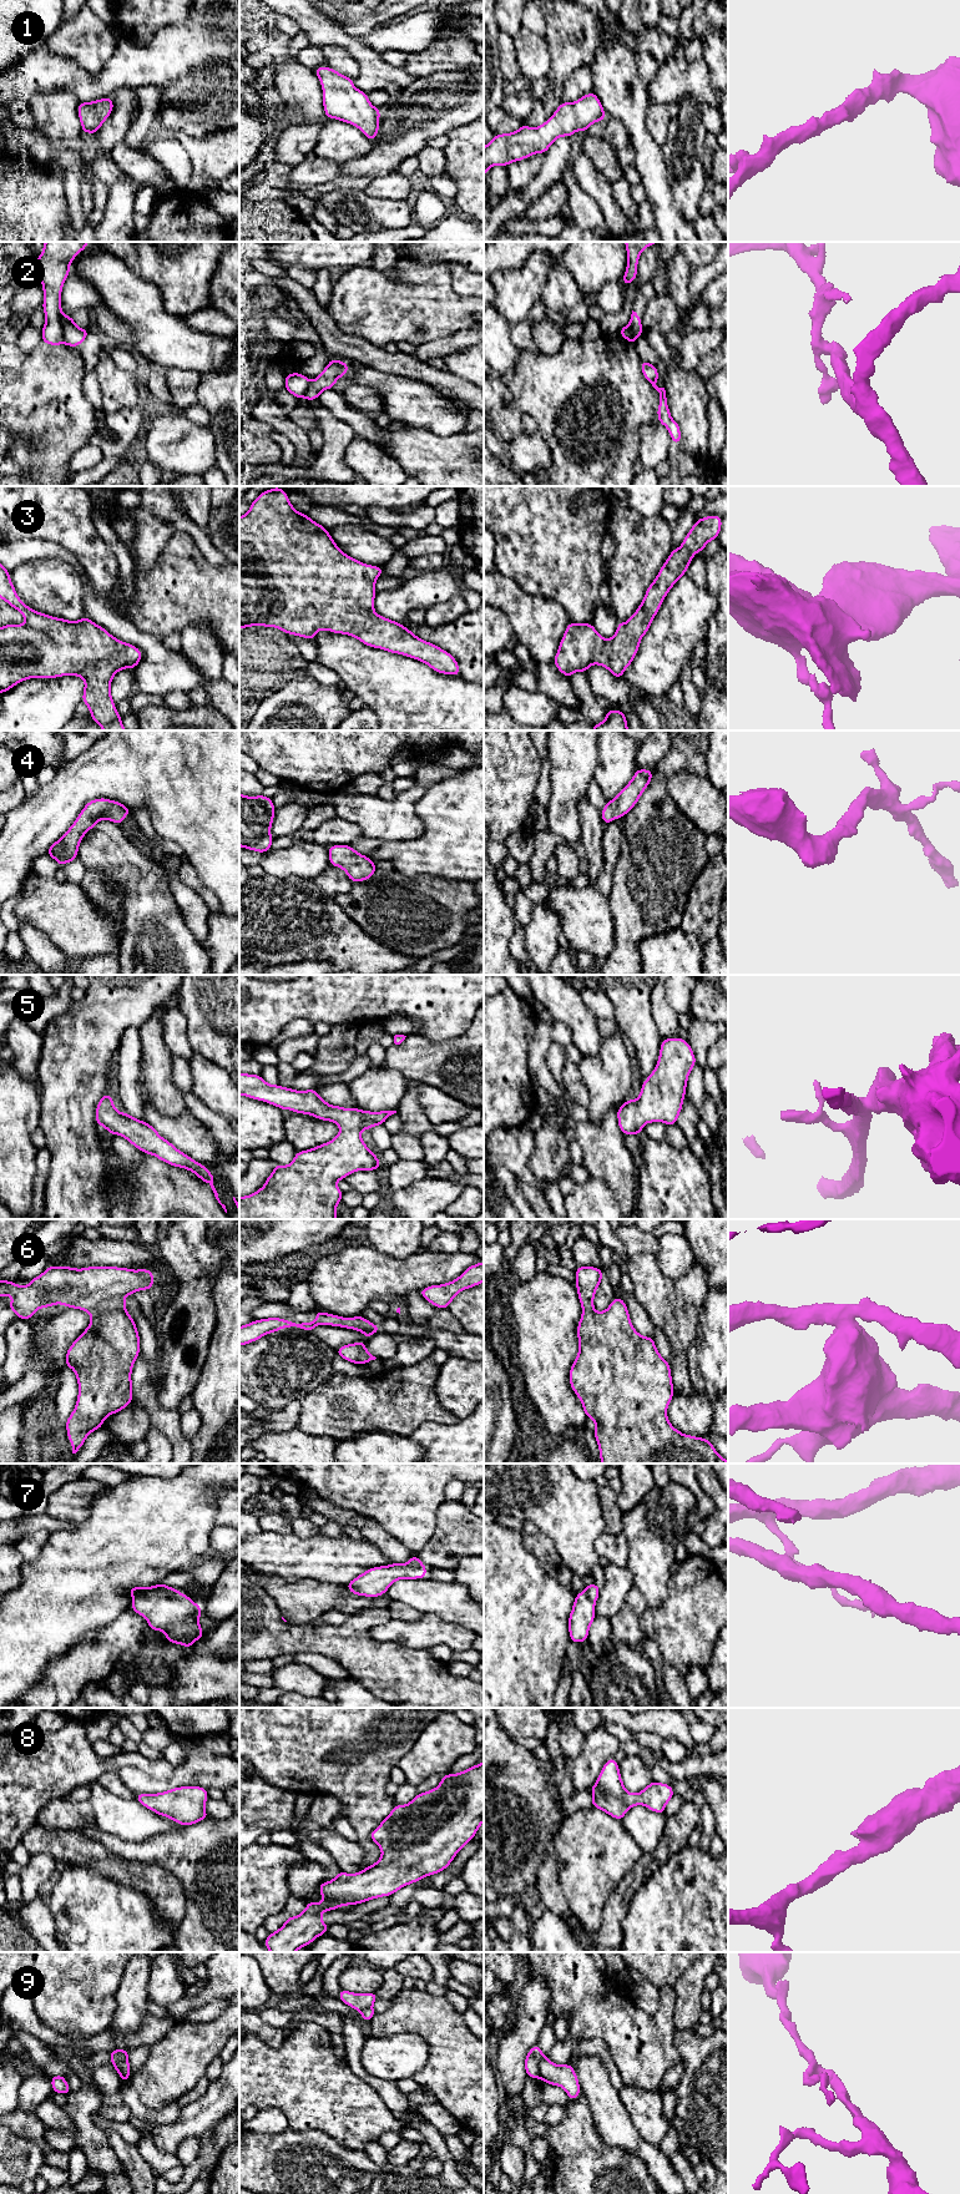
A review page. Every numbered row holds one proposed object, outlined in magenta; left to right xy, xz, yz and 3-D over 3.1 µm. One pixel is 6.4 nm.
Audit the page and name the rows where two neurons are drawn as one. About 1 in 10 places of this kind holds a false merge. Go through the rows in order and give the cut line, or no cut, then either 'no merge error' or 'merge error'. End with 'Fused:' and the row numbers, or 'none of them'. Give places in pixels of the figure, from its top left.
1: no cut; no merge error
2: cut in xy along (61, 313), (64, 342); merge error
3: no cut; no merge error
4: no cut; no merge error
5: no cut; no merge error
6: no cut; no merge error
7: no cut; no merge error
8: no cut; no merge error
9: cut in yz along (544, 2055), (537, 2077); merge error
Fused: 2, 9

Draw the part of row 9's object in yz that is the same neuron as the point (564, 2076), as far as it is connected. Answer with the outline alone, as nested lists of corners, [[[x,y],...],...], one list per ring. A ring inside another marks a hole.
[[[546,2056],[542,2057],[539,2066],[539,2079],[546,2084],[562,2087],[570,2101],[574,2101],[581,2093],[576,2072],[570,2064],[555,2064]]]

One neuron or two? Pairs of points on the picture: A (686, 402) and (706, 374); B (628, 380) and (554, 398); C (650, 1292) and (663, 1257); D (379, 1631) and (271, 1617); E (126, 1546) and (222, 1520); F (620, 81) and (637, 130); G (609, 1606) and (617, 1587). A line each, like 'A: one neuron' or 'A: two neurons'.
A: two neurons
B: one neuron
C: two neurons
D: two neurons
E: two neurons
F: one neuron
G: one neuron

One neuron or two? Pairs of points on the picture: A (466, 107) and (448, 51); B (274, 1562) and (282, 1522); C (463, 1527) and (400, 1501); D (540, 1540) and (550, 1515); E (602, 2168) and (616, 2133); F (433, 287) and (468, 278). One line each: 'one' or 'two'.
A: two
B: two
C: two
D: two
E: two
F: two

